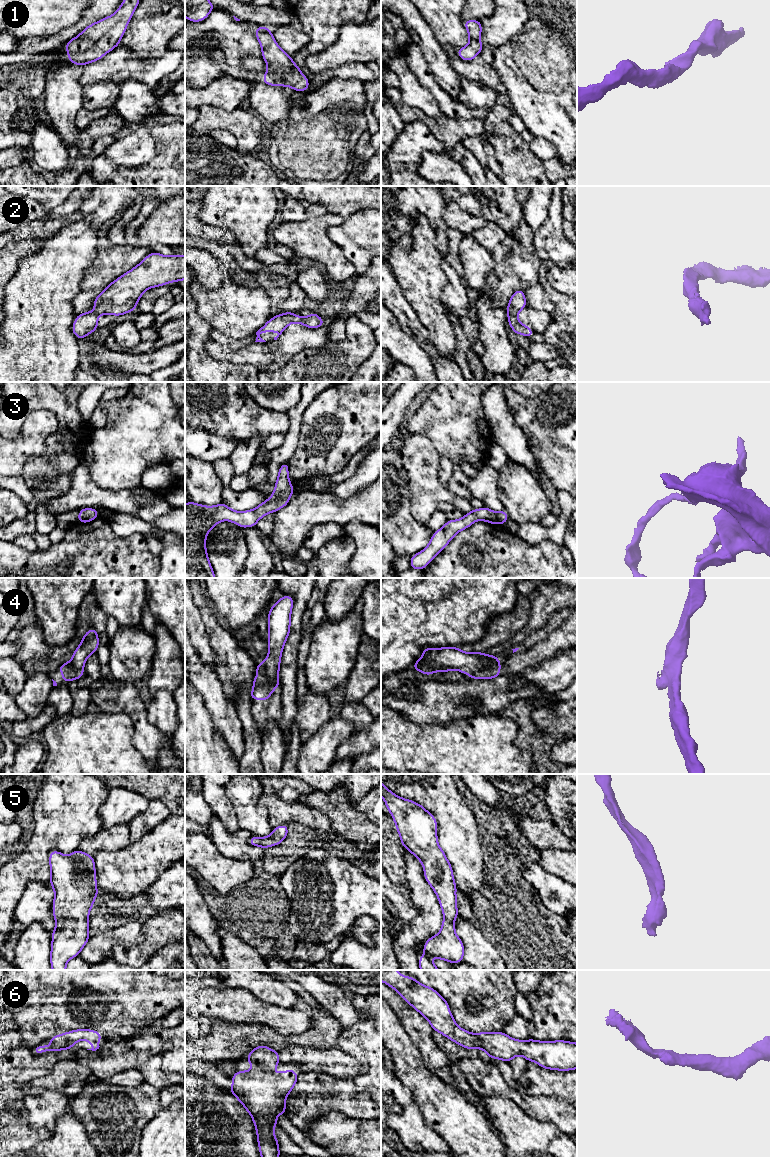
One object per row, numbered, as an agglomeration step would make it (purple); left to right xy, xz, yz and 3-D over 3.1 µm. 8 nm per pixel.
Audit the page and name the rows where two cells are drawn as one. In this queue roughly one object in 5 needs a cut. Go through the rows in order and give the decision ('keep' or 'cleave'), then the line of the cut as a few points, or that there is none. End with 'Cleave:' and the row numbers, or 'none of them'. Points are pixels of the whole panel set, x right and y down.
1: keep; cut none
2: keep; cut none
3: keep; cut none
4: cleave; cut yz (499, 663), (489, 665), (470, 675)
5: keep; cut none
6: keep; cut none
Cleave: 4

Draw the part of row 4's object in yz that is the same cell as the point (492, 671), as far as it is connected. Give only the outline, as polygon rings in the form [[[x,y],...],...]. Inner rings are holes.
[[[494,664],[489,666],[488,668],[484,668],[478,672],[475,672],[471,675],[471,678],[480,680],[480,679],[493,679],[495,677],[500,676],[500,664]]]

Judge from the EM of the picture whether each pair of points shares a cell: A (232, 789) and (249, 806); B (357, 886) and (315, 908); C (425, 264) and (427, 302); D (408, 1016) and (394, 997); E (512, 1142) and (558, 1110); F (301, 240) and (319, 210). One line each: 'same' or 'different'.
A: same
B: same
C: same
D: same
E: different
F: different

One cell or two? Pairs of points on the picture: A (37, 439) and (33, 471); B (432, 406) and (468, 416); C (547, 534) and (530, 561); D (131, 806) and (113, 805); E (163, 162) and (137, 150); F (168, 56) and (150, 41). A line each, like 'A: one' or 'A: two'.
A: two
B: one
C: two
D: one
E: two
F: two

